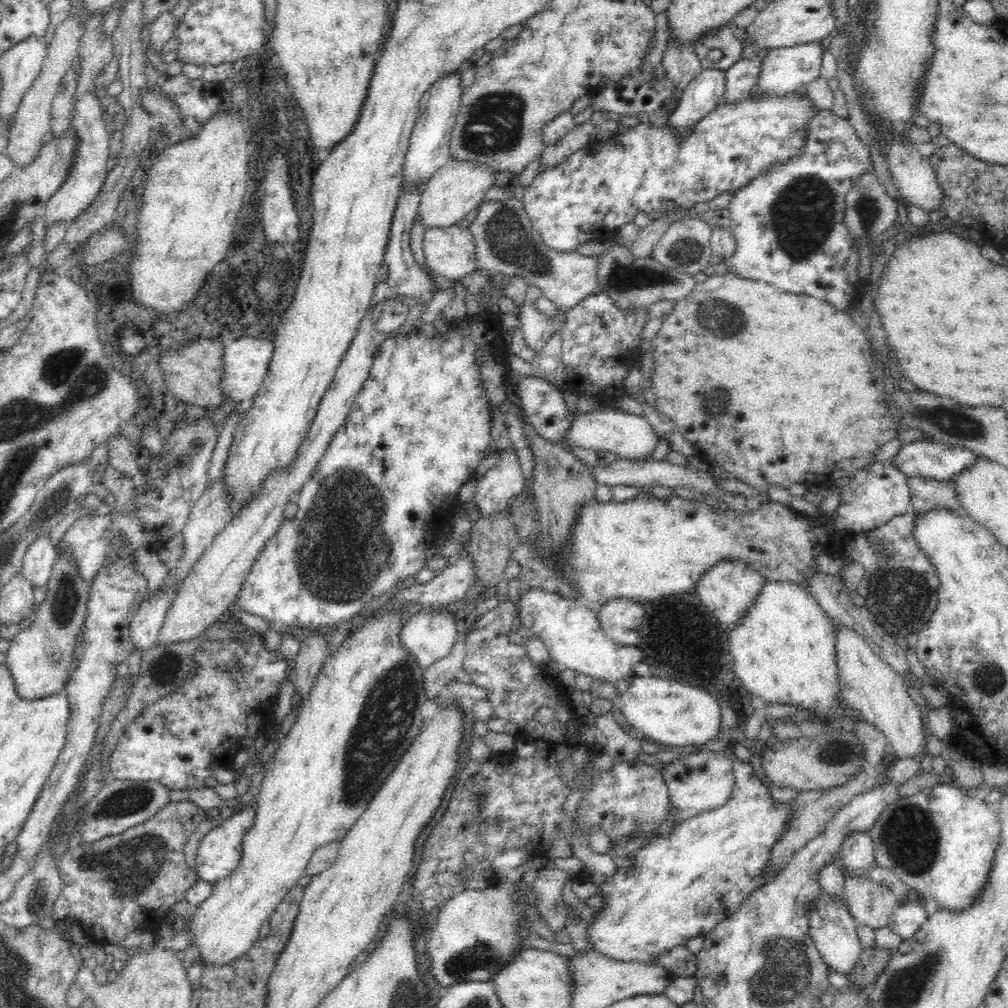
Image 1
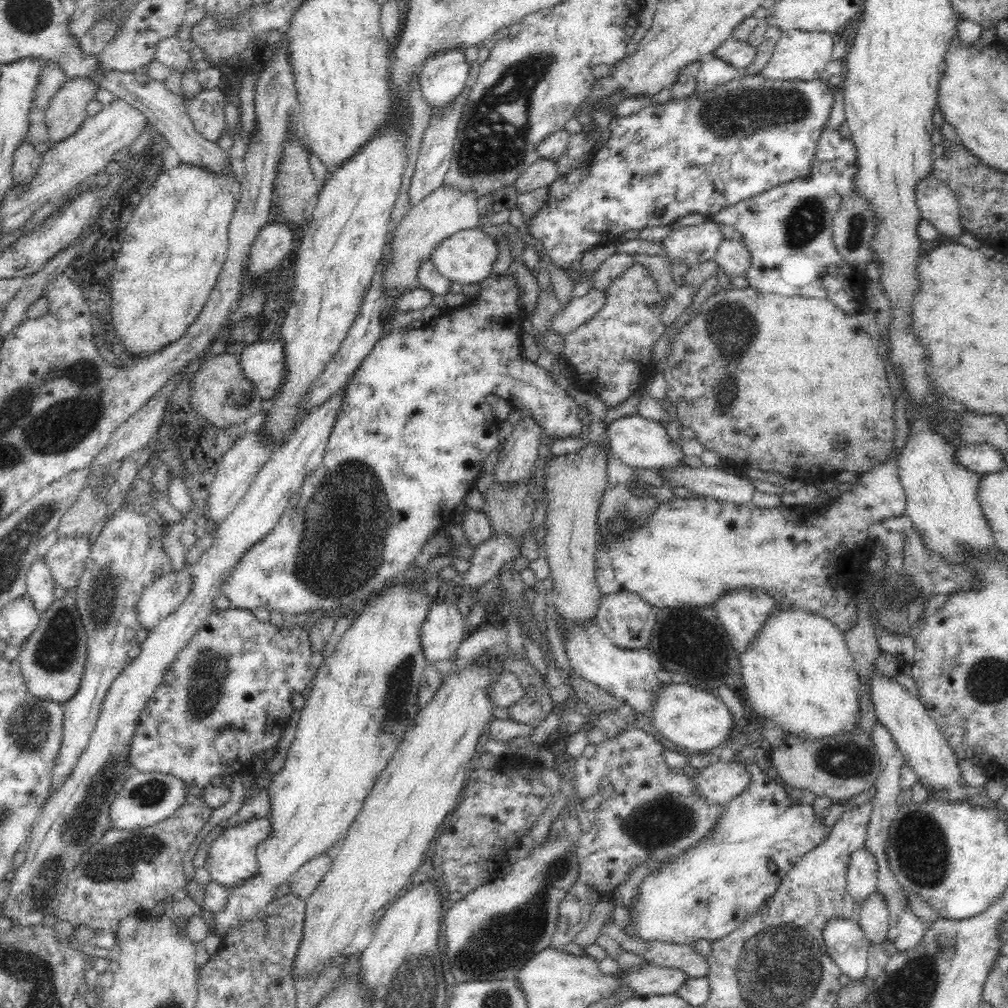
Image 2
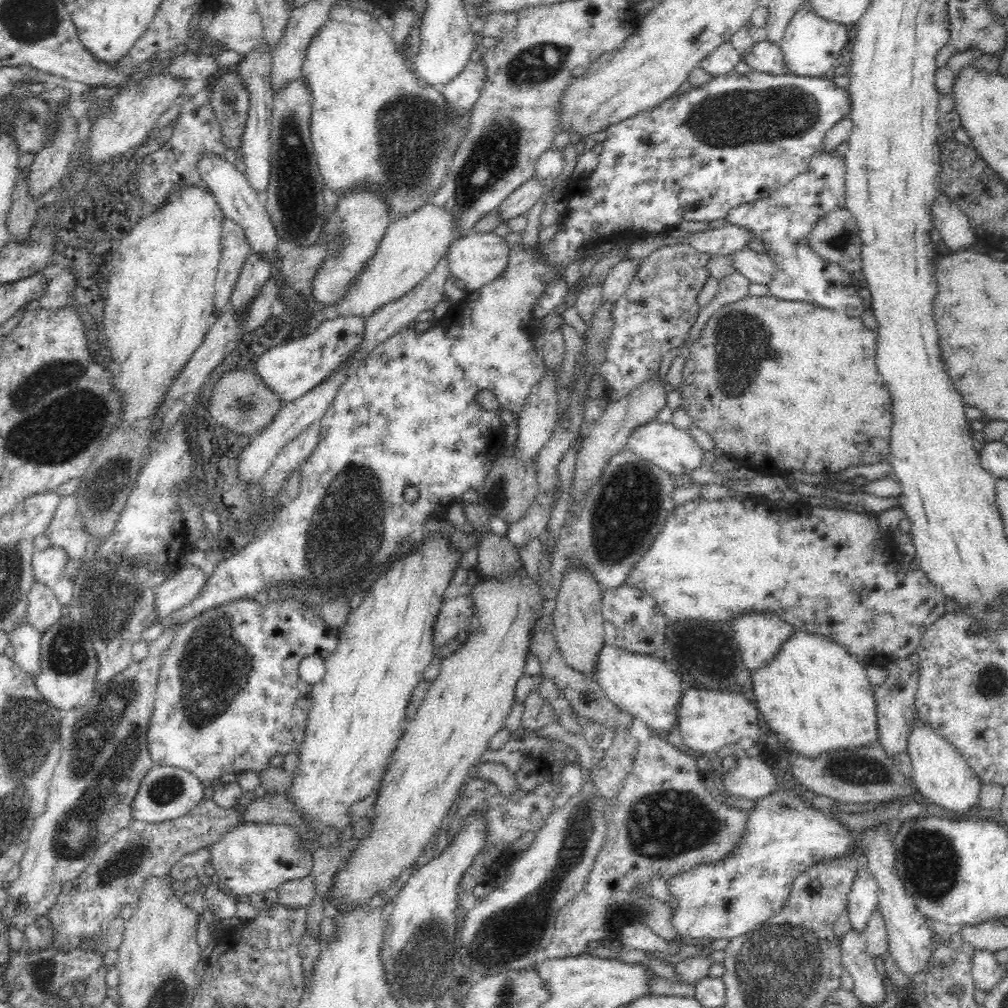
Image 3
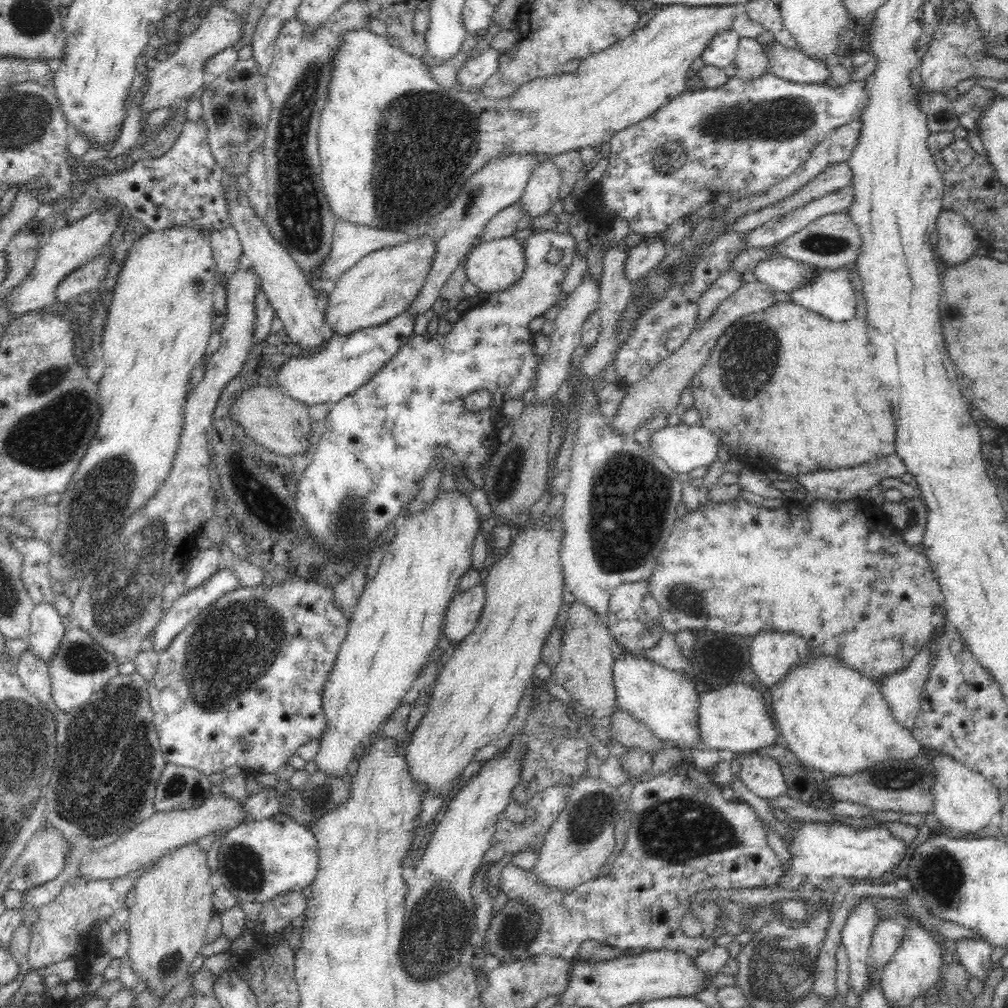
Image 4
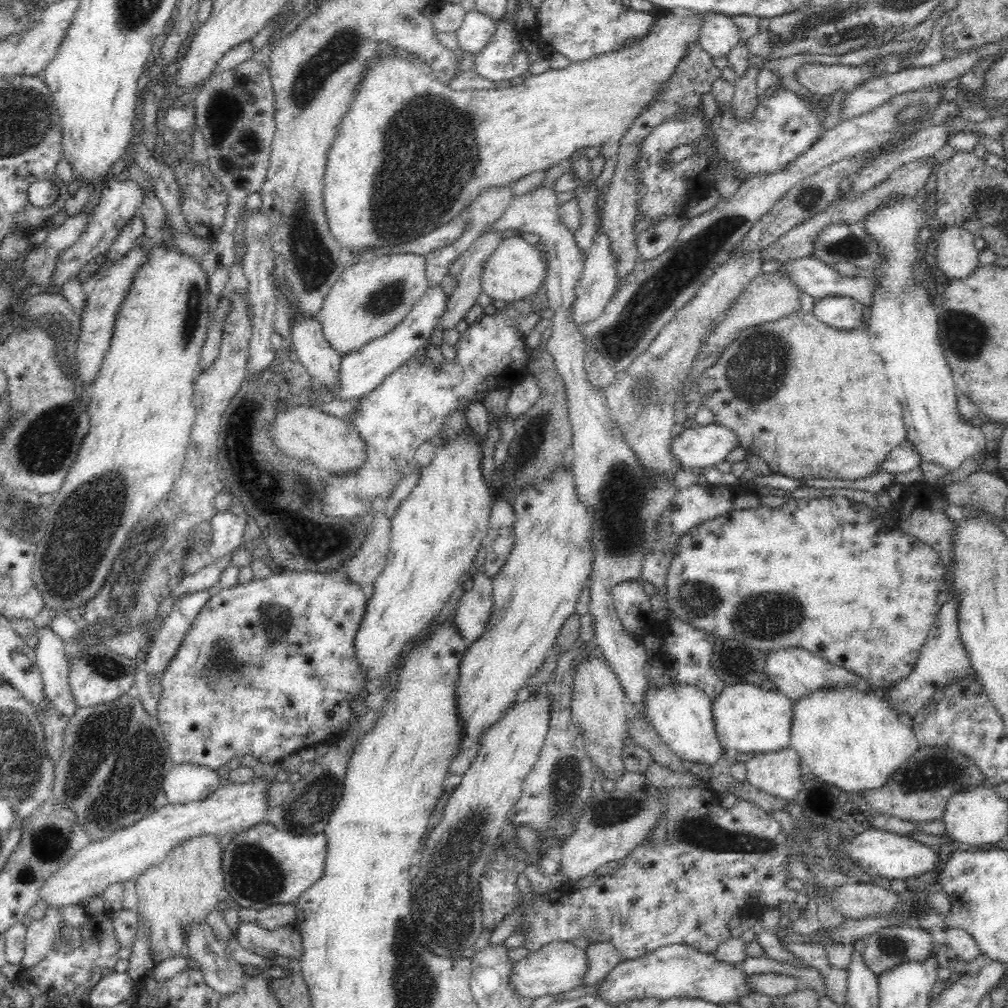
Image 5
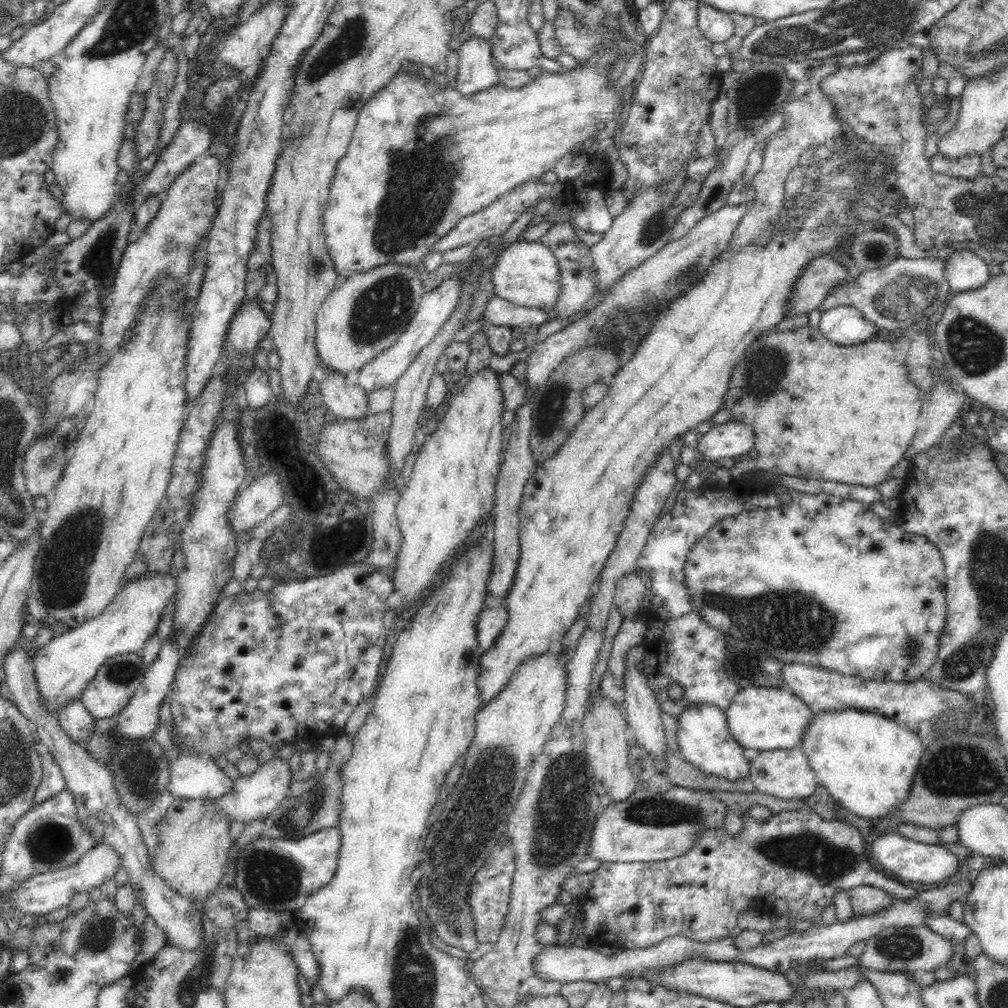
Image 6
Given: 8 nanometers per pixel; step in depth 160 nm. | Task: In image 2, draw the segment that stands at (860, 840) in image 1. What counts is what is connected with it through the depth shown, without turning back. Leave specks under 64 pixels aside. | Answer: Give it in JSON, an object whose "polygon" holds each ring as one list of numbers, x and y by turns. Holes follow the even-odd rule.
{"polygon":[[866,844,852,854,845,875,847,891,856,901,855,909,877,890,879,874,876,857,866,848]]}

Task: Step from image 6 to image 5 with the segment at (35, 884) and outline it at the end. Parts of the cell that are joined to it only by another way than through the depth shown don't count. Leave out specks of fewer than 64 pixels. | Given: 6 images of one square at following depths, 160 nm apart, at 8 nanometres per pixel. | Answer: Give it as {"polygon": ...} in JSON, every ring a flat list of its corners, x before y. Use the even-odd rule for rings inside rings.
{"polygon":[[250,781,246,784,228,784,215,790,205,800,187,804,166,804,162,809,148,814,134,825,118,830,114,834,91,841,74,858,58,869,39,892,39,898,47,906,63,907,78,905,84,898,103,892,115,882,132,881,149,867,160,864,176,846,196,836,232,835,250,829,263,821,269,809,268,782]]}

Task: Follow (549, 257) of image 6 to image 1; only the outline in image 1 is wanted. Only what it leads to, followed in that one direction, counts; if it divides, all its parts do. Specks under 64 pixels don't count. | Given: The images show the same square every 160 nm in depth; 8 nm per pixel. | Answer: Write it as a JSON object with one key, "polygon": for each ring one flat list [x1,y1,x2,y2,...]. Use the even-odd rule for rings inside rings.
{"polygon":[[458,225,428,228,422,236,422,253,429,270,459,280,474,270,474,237]]}

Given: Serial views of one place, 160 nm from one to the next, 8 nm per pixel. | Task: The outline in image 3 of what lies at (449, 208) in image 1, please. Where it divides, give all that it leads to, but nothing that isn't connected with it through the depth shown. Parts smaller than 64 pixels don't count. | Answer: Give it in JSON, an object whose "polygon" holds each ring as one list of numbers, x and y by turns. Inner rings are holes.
{"polygon":[[428,200,404,217,392,219,374,256,350,286,346,298,336,306,340,315,371,316,379,307,404,297,444,256,450,244,458,238,457,220,449,210]]}

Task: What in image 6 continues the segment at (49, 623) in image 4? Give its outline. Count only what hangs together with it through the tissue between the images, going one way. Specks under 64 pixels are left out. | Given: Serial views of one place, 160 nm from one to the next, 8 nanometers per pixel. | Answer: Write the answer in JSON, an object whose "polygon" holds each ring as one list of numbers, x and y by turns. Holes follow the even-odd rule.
{"polygon":[[80,699,68,700,64,706,56,710,56,715,61,727,74,742,82,745,82,742,90,736,90,730,94,726,94,717]]}

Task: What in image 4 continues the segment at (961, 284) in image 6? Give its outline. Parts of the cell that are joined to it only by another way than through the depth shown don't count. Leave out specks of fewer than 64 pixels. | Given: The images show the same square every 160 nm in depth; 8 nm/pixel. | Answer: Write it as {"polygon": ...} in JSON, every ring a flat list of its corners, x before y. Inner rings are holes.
{"polygon":[[943,208,937,220,937,252,948,265,960,264,974,255,980,238,971,224,955,210]]}

